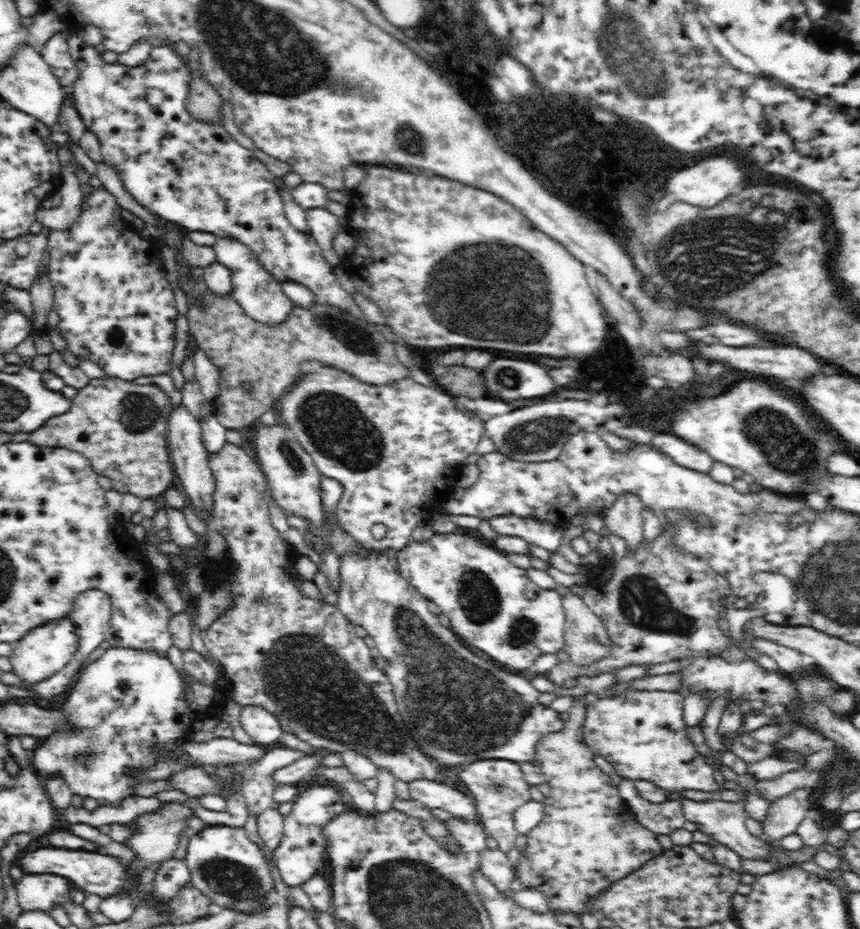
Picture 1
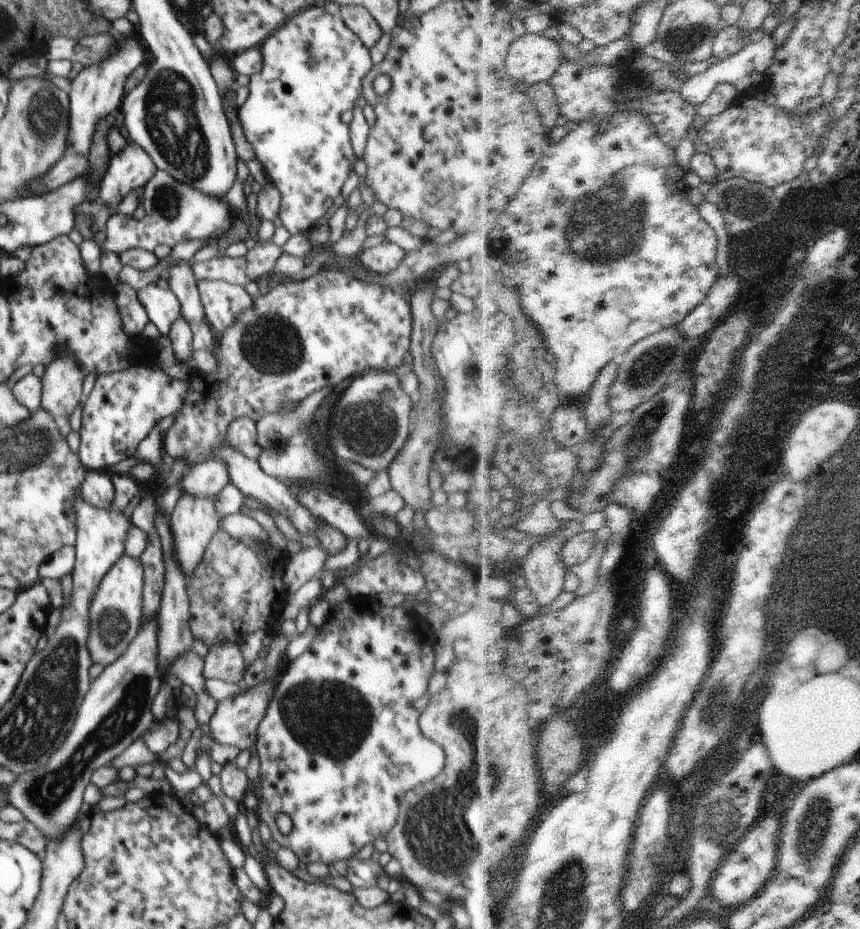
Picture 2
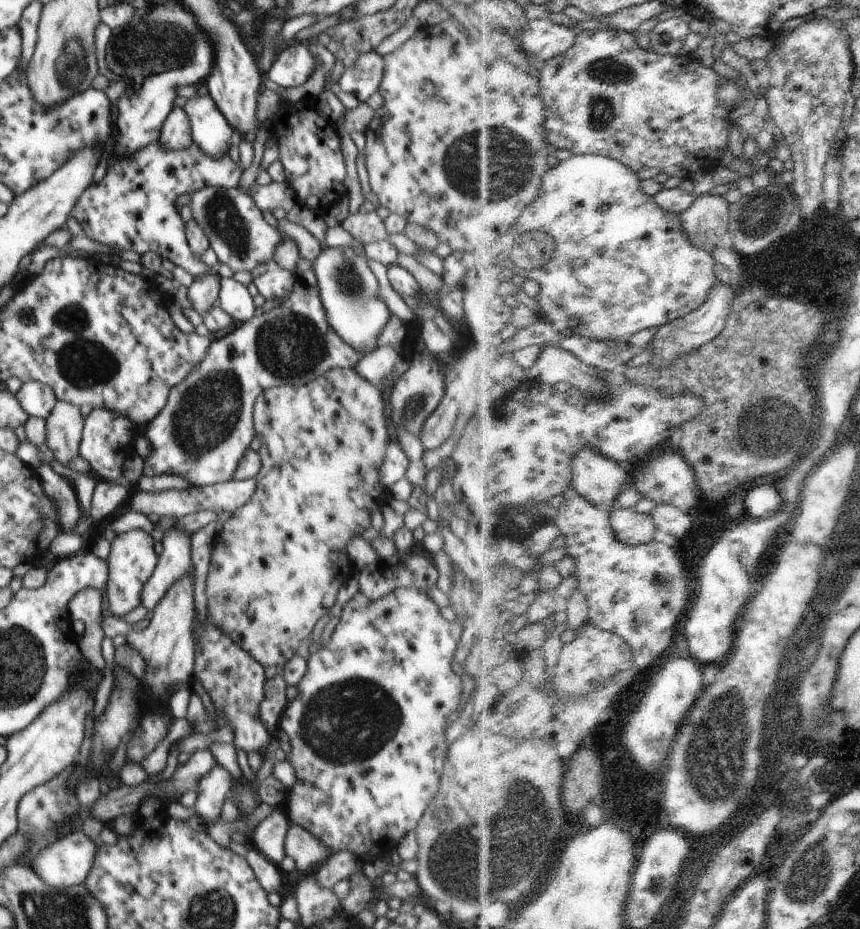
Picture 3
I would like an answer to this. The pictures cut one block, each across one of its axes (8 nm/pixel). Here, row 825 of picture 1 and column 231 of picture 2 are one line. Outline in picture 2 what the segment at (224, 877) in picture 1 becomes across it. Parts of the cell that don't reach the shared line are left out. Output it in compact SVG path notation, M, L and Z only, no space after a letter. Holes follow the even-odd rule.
M157 172L148 180L144 186L144 218L132 224L124 226L126 236L118 234L106 236L106 241L102 247L98 247L94 240L85 240L79 246L79 252L83 263L84 271L90 276L100 273L100 257L102 251L120 253L132 248L153 251L158 245L168 245L174 247L176 244L186 240L204 241L206 245L216 243L221 239L231 227L232 208L224 199L214 199L202 195L198 190L192 189L185 183L176 181L166 172Z

